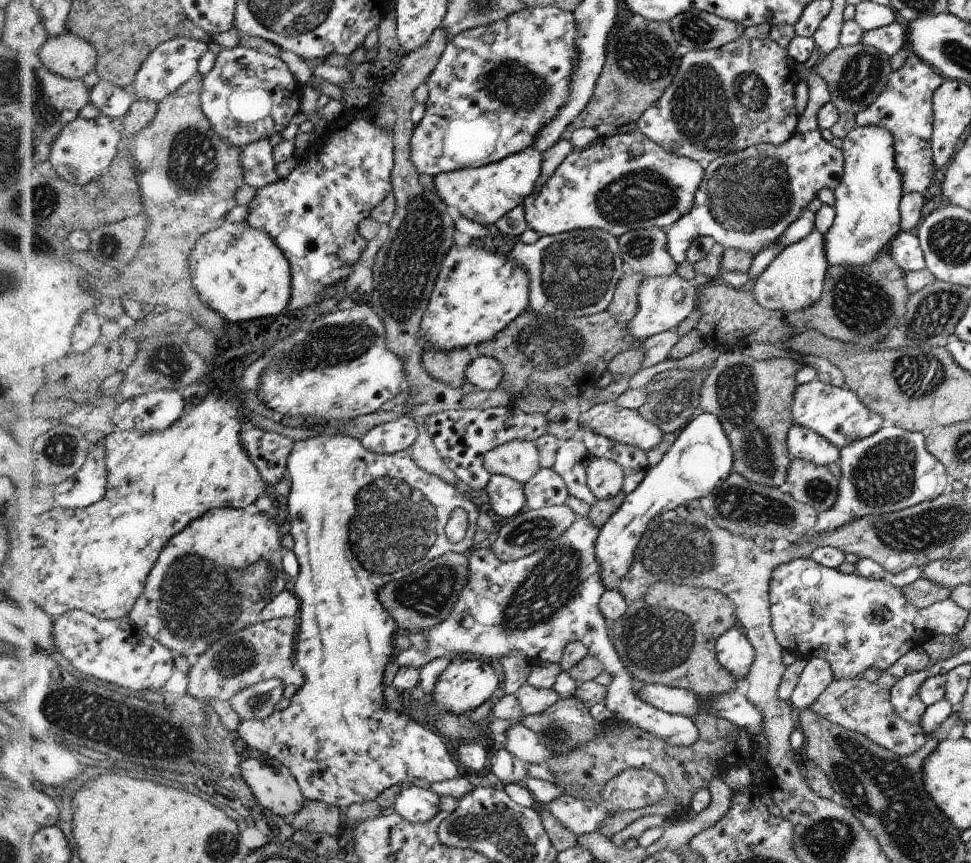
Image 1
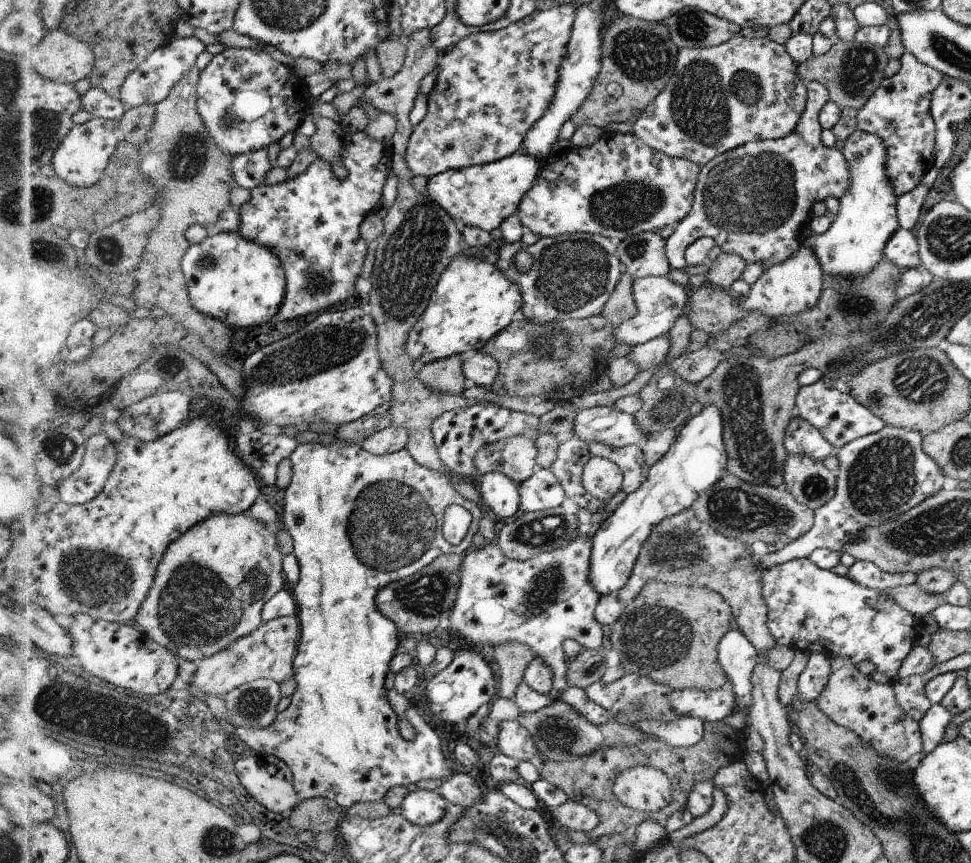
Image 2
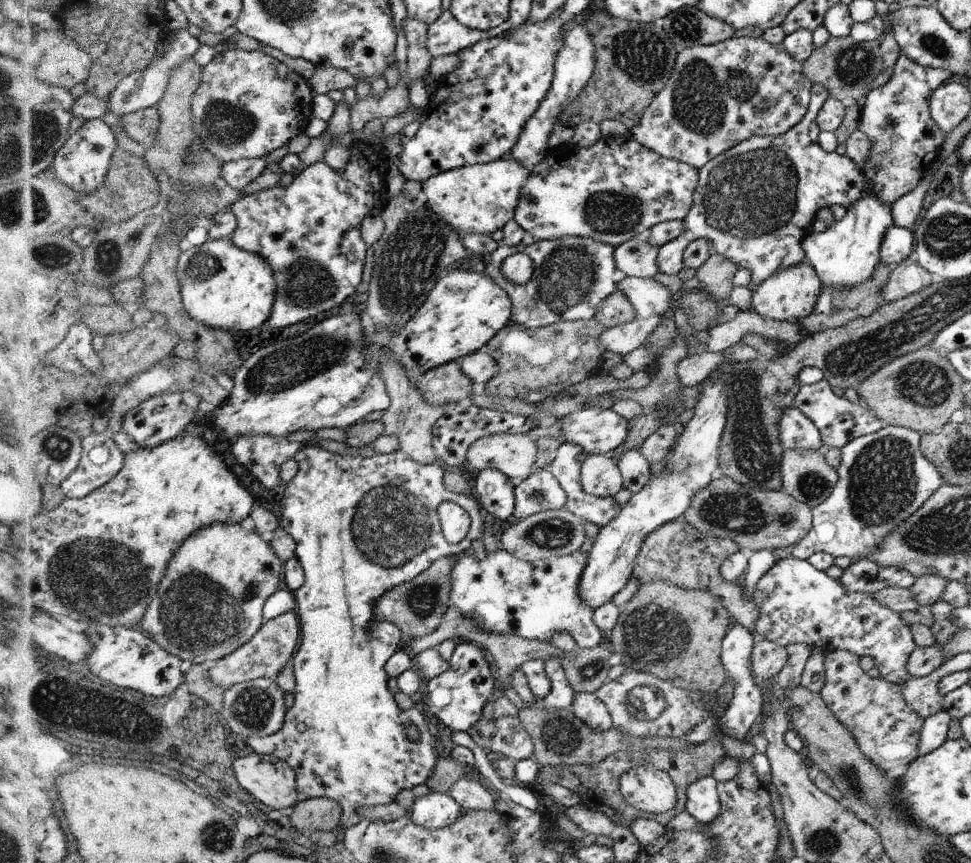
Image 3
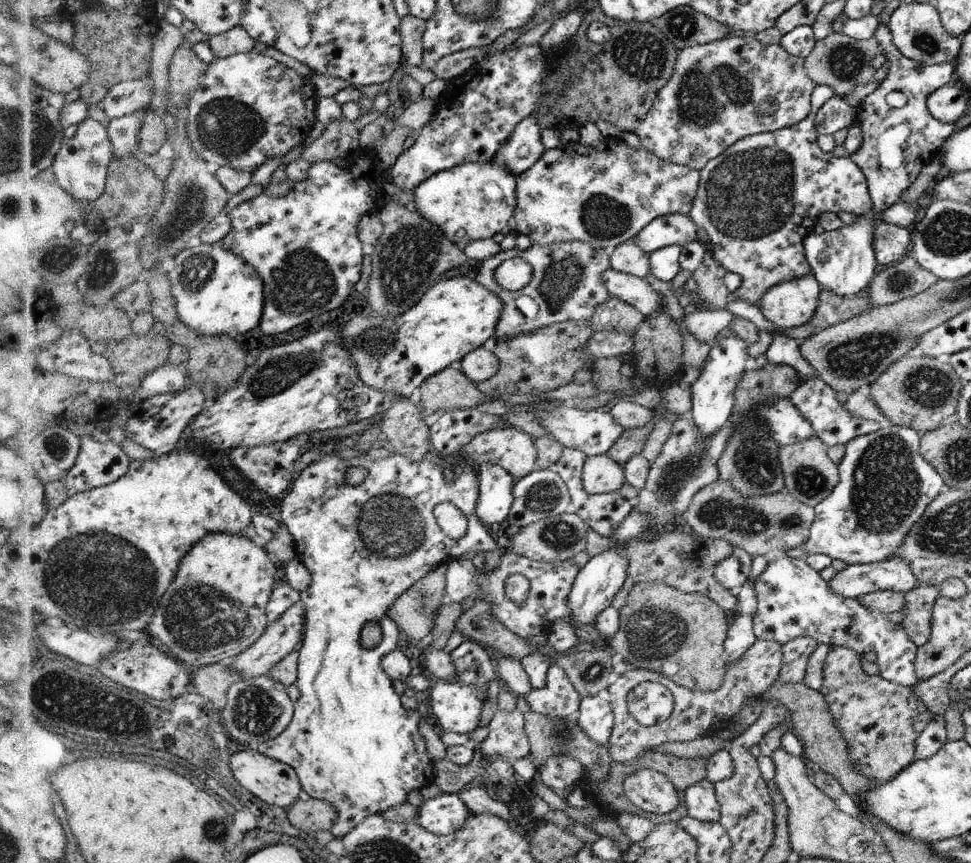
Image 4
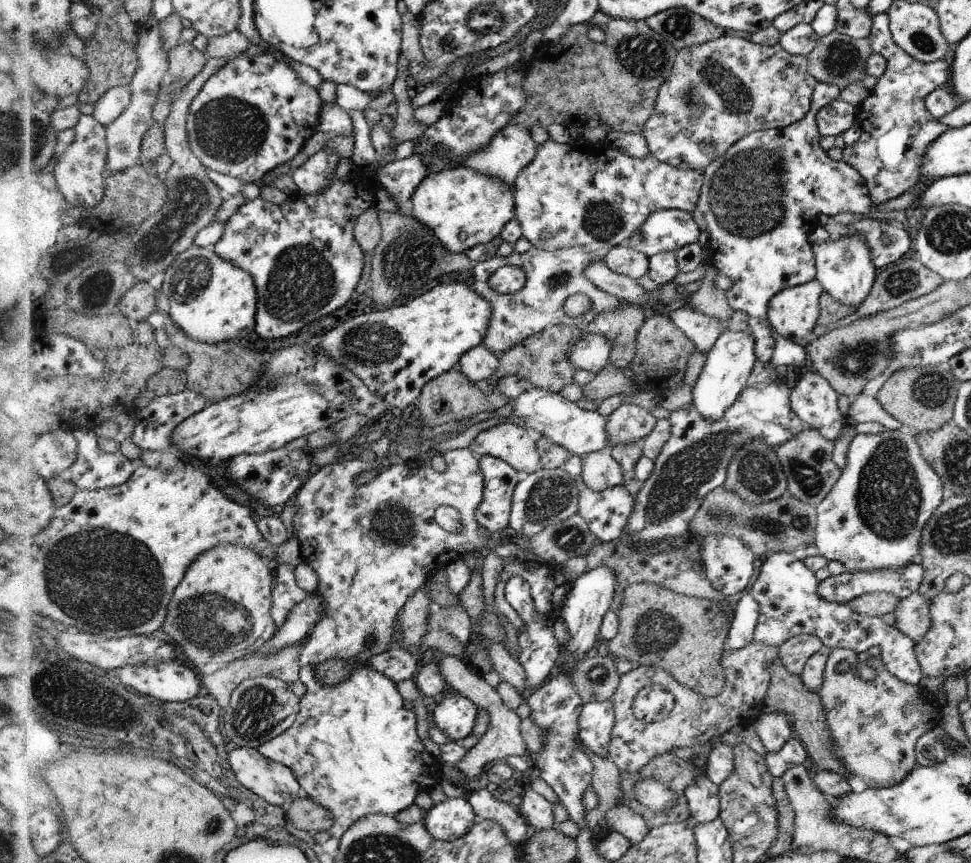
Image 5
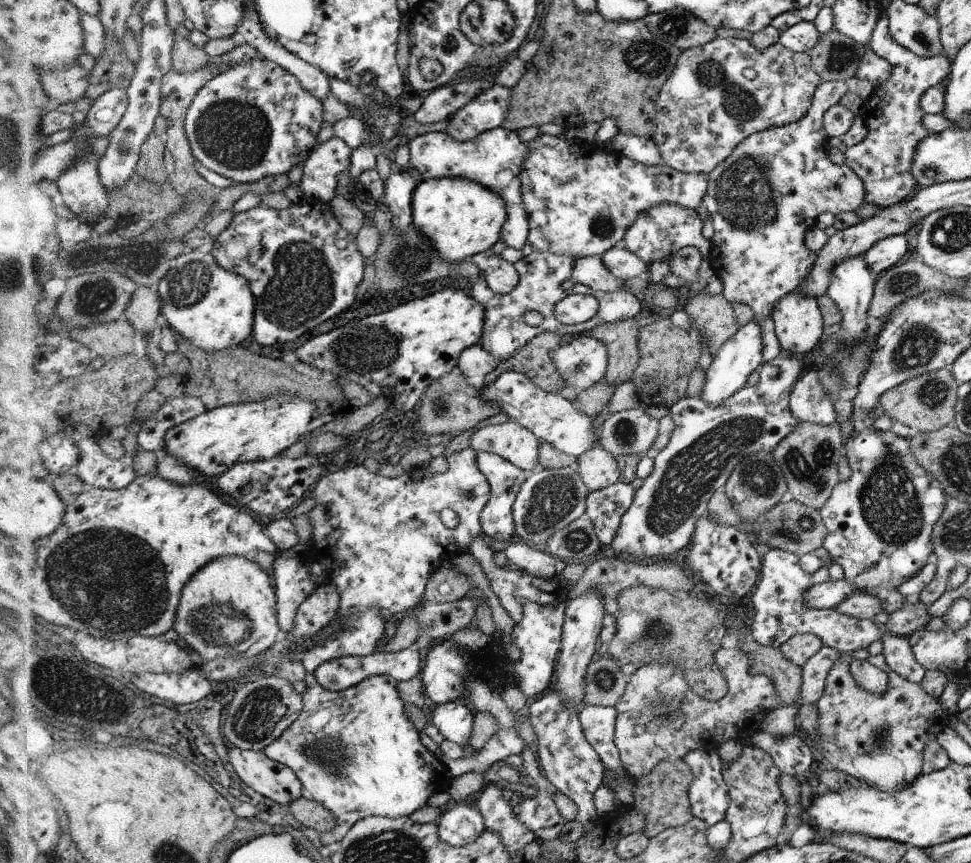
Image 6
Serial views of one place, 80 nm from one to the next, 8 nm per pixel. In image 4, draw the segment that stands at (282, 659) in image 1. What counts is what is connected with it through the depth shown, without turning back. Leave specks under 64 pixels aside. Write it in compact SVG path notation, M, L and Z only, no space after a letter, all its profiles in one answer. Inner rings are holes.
M293 604L276 623L272 622L266 634L245 653L238 656L233 669L244 679L268 675L270 669L296 649L304 632L304 606Z

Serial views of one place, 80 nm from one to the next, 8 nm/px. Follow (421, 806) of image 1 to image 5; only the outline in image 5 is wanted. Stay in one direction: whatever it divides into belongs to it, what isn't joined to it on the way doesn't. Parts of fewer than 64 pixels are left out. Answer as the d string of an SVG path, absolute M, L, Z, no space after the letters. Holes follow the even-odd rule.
M448 798L427 812L424 824L435 837L454 840L462 838L476 824L476 816L468 801Z

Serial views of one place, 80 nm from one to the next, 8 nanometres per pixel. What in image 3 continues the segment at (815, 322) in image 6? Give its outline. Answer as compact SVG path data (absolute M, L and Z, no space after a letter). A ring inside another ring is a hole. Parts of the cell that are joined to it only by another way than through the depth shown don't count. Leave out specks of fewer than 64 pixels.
M804 262L774 273L764 283L760 283L752 292L752 304L755 312L760 316L796 322L813 313L823 287L824 285L813 266Z

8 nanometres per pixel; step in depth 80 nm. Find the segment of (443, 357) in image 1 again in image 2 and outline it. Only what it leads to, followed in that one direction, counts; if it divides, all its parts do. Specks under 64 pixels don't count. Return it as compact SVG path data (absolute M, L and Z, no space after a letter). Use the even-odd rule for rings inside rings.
M458 355L425 364L418 377L427 389L449 395L462 395L470 384Z

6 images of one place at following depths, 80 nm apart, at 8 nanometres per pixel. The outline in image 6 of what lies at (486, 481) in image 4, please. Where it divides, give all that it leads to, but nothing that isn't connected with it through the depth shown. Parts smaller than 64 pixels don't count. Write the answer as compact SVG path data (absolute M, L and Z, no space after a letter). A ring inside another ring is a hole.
M478 451L476 452L476 461L477 467L481 469L481 473L489 481L491 488L491 498L482 511L482 534L496 538L497 546L500 548L507 545L510 538L516 534L517 525L513 519L513 504L527 479L526 474L524 470L506 460L505 457L494 453Z

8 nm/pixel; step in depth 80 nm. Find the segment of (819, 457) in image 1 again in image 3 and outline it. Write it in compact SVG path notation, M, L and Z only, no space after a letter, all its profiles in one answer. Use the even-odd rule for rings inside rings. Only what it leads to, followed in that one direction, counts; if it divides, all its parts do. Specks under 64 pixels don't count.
M796 406L781 416L778 428L784 450L816 449L825 455L830 449L821 439L817 425Z

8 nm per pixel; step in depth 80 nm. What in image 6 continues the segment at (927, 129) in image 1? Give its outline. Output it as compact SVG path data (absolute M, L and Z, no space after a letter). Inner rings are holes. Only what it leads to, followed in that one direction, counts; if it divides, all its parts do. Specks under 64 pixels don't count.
M887 16L879 20L869 43L878 56L888 60L892 74L887 81L875 88L864 103L860 115L868 134L861 143L847 148L845 164L864 181L865 202L883 209L905 201L918 188L912 173L914 151L917 144L930 134L921 124L924 115L920 105L921 96L951 73L952 60L946 54L918 56L898 44L890 34Z

